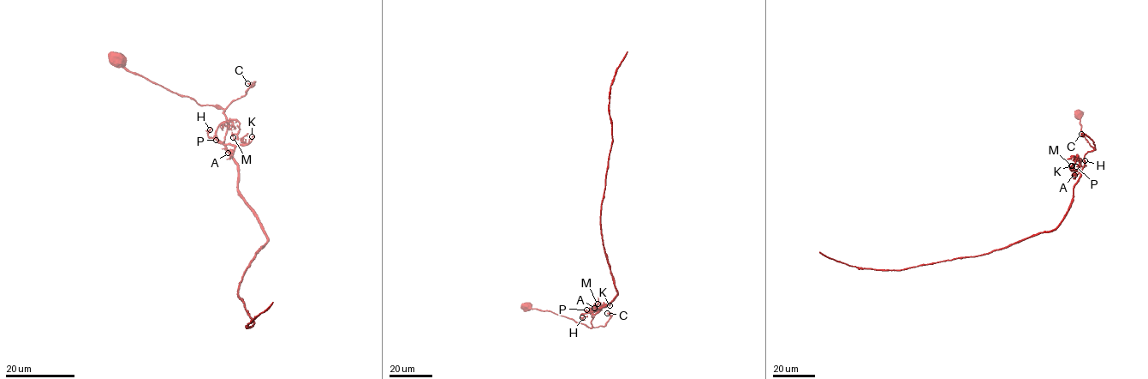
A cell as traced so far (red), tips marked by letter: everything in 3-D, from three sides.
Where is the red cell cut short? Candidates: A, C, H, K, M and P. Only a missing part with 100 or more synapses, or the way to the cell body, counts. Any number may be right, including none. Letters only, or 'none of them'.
none of them

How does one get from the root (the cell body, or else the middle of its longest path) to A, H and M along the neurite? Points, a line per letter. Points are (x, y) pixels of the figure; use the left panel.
A: (114, 59), (129, 70), (191, 97), (200, 105), (223, 108), (227, 120), (224, 148), (232, 151), (228, 153)
H: (114, 59), (129, 70), (200, 105), (223, 108), (227, 120), (225, 145), (215, 138), (211, 140), (210, 129)
M: (114, 59), (200, 105), (223, 108), (225, 145), (216, 135), (223, 122), (235, 120), (239, 132), (233, 137)

